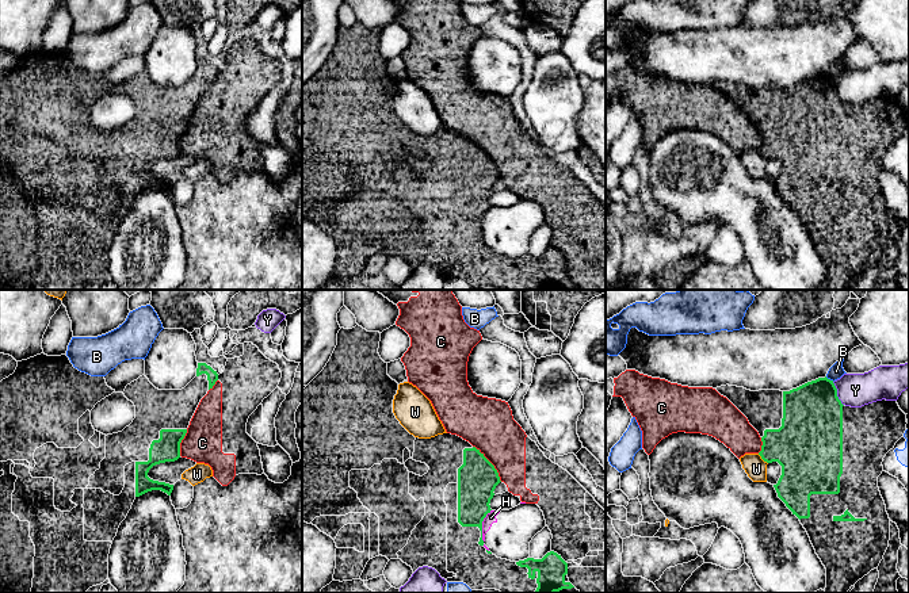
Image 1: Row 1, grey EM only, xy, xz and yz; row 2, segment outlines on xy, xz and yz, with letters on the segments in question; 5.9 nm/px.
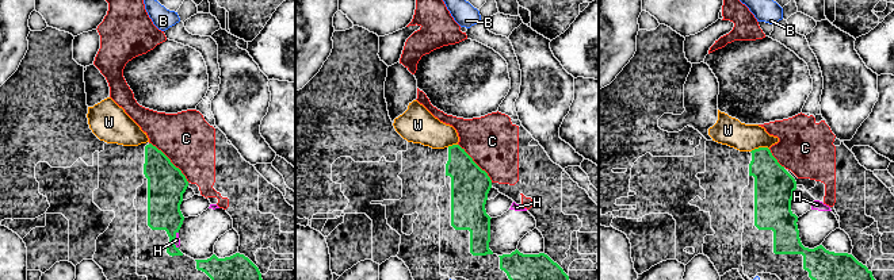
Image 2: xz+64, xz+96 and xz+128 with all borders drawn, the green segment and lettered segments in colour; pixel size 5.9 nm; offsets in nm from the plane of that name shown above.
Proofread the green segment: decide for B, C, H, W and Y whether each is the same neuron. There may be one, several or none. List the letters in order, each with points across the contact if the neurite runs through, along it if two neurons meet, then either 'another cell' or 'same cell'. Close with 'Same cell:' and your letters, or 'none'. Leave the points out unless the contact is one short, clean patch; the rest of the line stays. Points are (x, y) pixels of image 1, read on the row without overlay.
B: border yz (825, 73), (833, 77); another cell
C: another cell
H: border xz (491, 206), (482, 218), (482, 237); another cell
W: another cell
Y: border yz (832, 79), (836, 92), (843, 102); another cell
Same cell: none

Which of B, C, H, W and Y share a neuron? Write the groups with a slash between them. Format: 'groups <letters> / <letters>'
groups B / C / H / W / Y

